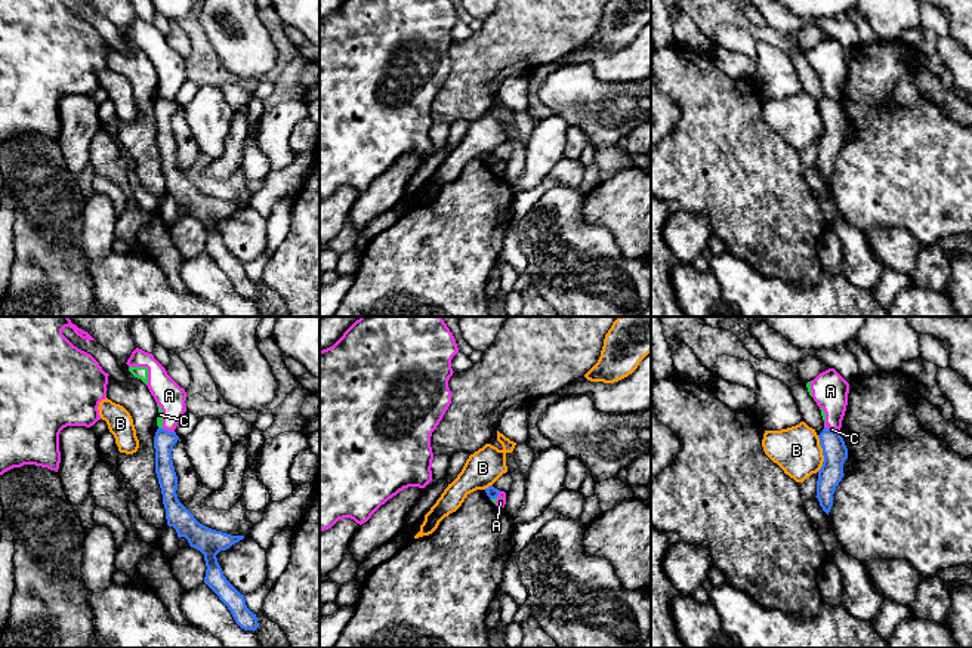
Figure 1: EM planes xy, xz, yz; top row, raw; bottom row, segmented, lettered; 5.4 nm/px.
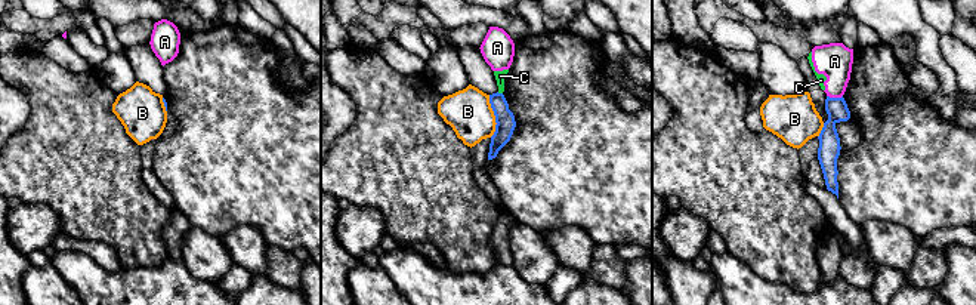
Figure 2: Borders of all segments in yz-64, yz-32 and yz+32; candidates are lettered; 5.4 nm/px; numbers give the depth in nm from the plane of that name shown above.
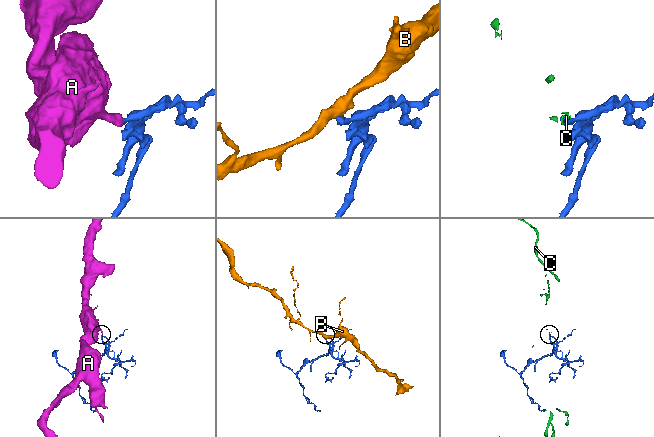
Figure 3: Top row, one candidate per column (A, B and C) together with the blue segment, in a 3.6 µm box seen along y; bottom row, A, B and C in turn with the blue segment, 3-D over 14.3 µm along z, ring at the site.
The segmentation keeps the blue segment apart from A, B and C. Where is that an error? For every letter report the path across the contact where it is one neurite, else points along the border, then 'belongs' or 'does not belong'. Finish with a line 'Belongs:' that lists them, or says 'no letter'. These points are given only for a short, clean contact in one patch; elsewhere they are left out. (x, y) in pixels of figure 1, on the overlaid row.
A: border along xy (163, 428), (173, 432); does not belong
B: border along yz (817, 435), (823, 456), (823, 465), (818, 471); does not belong
C: border along yz (830, 429), (838, 432); does not belong
Belongs: no letter

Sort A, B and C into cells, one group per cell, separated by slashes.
A C / B

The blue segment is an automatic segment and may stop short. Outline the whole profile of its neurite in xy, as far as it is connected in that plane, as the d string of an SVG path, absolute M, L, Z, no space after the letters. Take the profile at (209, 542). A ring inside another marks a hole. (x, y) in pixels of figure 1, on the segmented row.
M161 428L157 429L154 436L155 473L163 494L167 525L176 530L179 539L185 537L191 547L204 555L207 567L204 583L228 607L241 629L254 632L259 627L256 614L247 608L244 595L226 580L216 558L220 550L229 549L244 536L231 536L200 524L179 502L176 494L178 476L172 460L172 450L178 439L176 432Z

